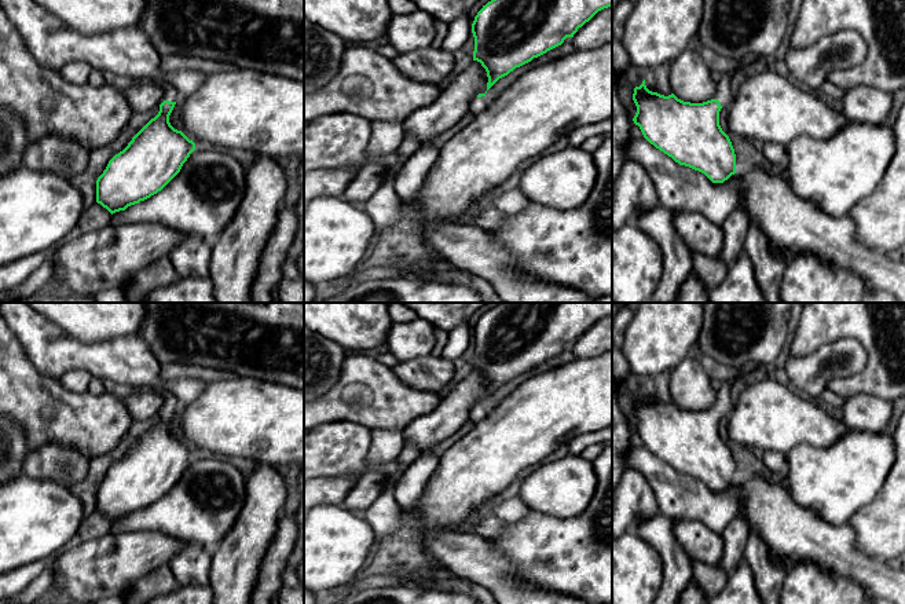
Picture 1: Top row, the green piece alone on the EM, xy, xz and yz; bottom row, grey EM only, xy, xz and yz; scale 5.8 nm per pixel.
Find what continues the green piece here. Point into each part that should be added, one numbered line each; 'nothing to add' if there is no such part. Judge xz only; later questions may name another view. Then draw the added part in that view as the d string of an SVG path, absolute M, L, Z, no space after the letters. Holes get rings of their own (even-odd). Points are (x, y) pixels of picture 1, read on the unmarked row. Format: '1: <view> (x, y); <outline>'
1: xz (480, 412); M486 405L476 406L476 409L470 414L470 420L473 422L477 422L477 421L483 420L487 416L487 413L488 413L488 409Z

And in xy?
1: xy (172, 403); M161 384L157 385L157 389L164 395L165 403L166 403L166 409L169 409L169 410L177 410L177 409L180 407L180 403L179 403L179 400L175 398L175 395L173 395L172 391L164 389L164 388L161 387Z

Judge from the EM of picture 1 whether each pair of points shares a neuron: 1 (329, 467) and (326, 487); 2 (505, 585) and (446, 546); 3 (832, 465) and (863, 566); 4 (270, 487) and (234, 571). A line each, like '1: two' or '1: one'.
1: two
2: one
3: two
4: one

